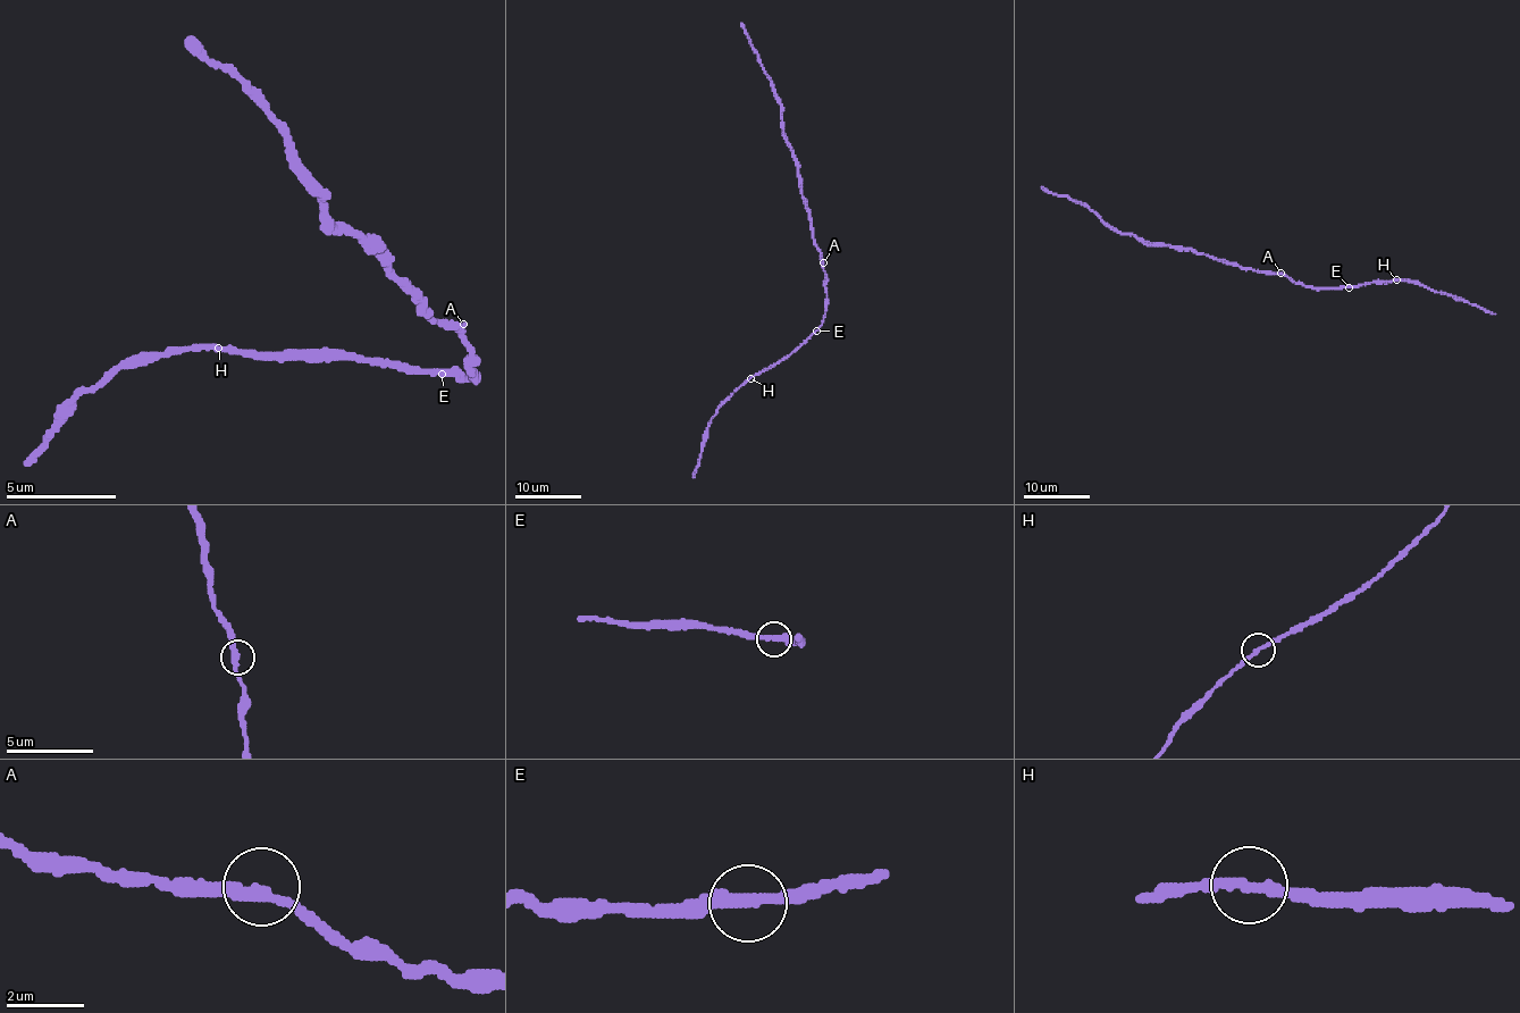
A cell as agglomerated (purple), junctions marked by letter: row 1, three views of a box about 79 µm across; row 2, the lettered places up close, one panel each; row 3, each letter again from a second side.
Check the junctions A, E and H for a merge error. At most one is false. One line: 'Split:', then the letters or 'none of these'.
Split: none of these

